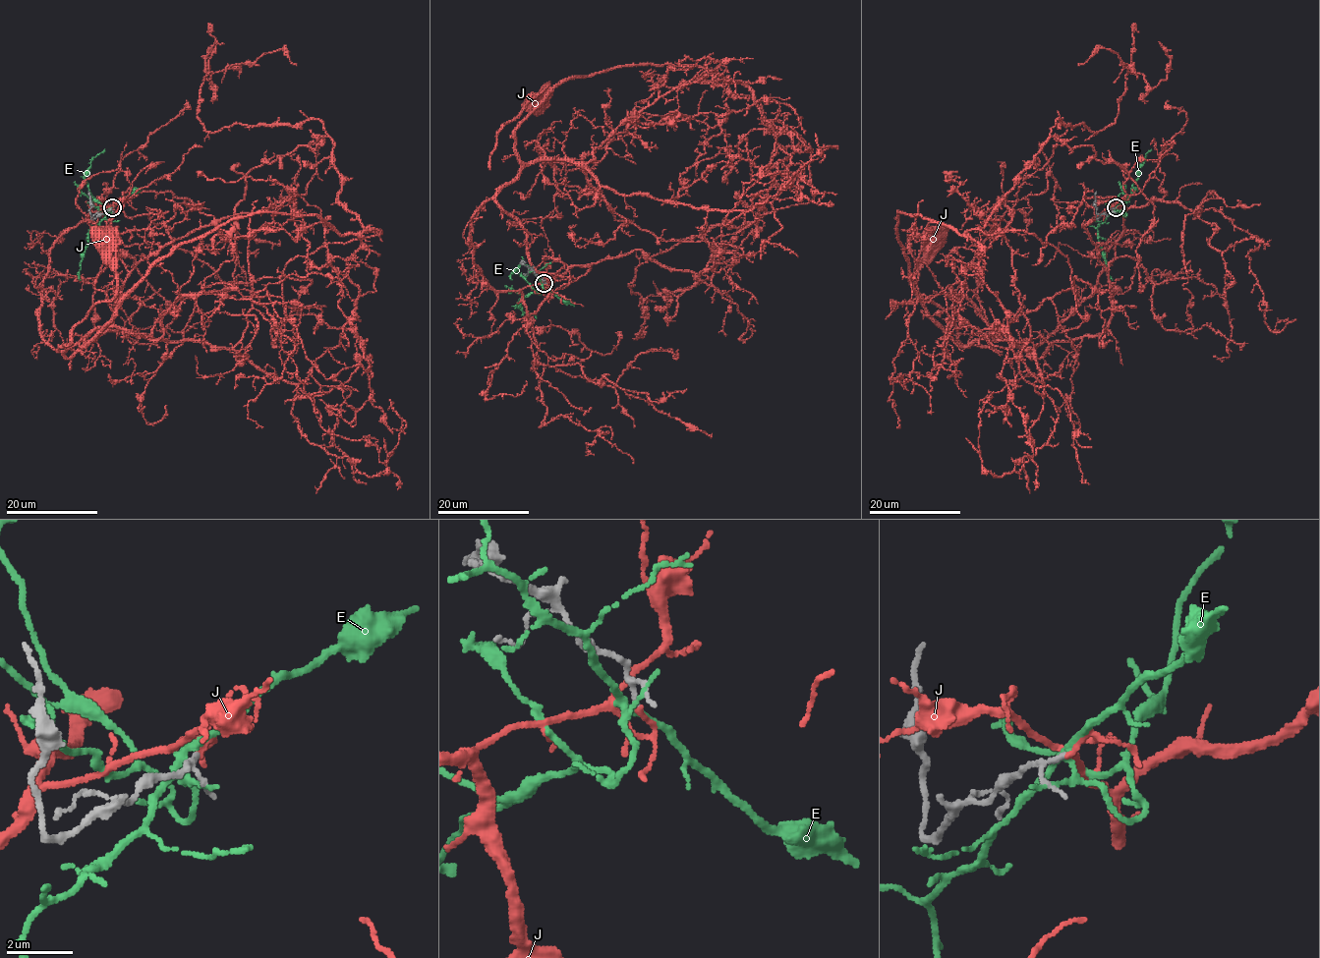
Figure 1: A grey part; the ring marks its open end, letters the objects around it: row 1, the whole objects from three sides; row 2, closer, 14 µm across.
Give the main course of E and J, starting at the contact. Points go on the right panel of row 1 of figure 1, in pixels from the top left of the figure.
E: (1114, 211), (1125, 215), (1124, 202), (1131, 185), (1137, 179), (1145, 153), (1151, 149)
J: (1116, 207), (1122, 235), (1096, 288), (1034, 349), (1005, 335), (959, 345), (930, 315), (917, 261), (934, 236)

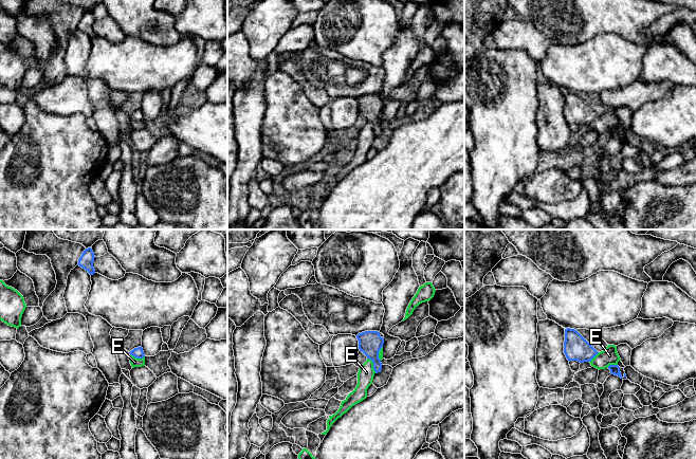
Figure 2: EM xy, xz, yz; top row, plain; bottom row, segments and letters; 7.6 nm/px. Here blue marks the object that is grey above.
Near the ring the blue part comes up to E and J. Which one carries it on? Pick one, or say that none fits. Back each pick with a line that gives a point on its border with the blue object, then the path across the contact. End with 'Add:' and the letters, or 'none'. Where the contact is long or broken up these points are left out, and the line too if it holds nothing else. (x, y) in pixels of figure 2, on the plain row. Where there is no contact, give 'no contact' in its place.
J: no contact
Add: J

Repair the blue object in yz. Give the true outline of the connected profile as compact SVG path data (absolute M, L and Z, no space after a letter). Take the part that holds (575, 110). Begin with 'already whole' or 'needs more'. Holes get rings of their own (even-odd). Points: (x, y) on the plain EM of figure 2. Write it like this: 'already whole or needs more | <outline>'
already whole | M565 92L564 116L567 123L590 125L599 115L576 93Z

